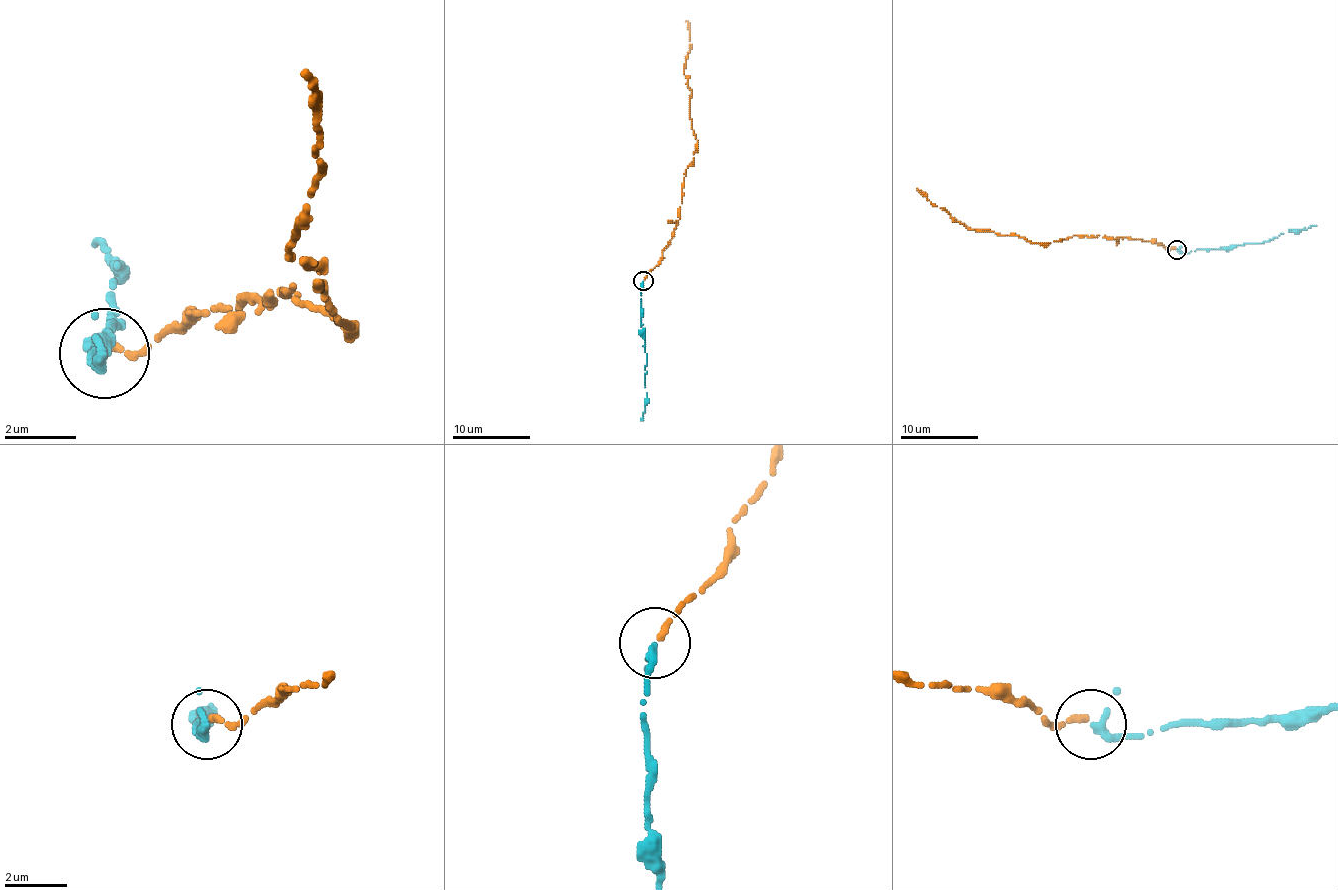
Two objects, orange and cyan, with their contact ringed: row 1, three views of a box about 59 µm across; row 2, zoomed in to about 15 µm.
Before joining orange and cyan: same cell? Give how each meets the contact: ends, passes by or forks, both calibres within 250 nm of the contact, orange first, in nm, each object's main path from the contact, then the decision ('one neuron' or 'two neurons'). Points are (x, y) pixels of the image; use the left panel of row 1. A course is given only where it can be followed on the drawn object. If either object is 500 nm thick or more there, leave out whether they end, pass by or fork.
orange ends there; cyan passes by; 200 nm thick on the orange side, 240 nm on the other; orange runs (110, 351), (290, 288), (353, 324), (326, 297), (326, 270), (290, 252), (317, 153), (317, 90), (299, 72); cyan runs (101, 351), (92, 369), (119, 324), (110, 279), (119, 270), (92, 243); one neuron

